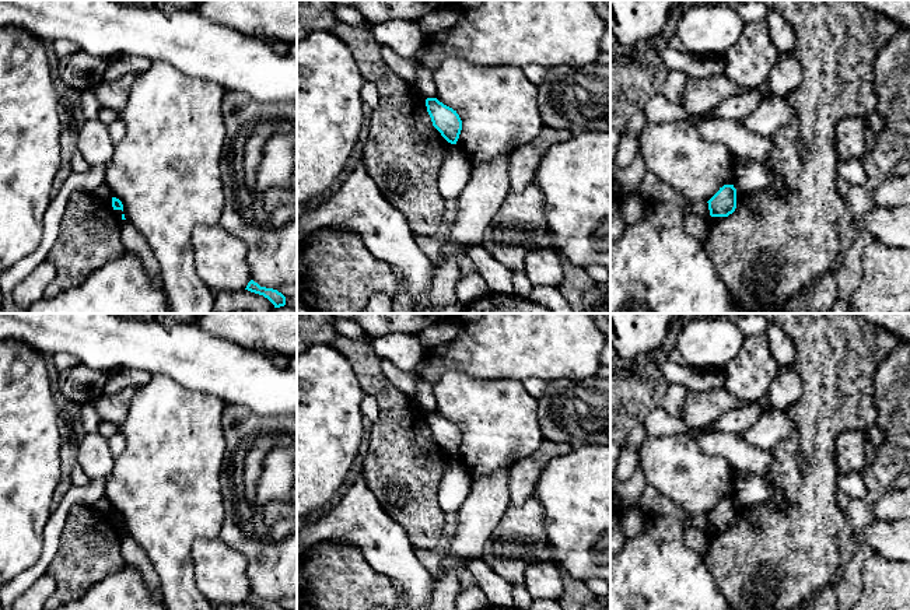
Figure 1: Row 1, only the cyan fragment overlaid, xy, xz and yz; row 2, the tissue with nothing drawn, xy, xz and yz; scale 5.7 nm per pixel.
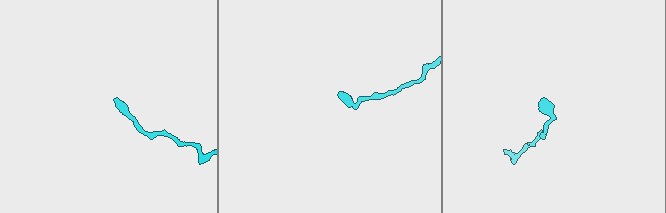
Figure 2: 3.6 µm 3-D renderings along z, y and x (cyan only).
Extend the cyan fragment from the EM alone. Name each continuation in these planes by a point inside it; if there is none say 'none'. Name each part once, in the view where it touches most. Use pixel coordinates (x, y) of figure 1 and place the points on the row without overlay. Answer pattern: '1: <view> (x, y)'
none

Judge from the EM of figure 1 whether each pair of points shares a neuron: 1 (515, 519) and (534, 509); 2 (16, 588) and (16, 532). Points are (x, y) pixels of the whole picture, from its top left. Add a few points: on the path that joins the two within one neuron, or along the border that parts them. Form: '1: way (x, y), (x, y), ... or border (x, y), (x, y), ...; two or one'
1: way (520, 519), (529, 514); one
2: border (41, 554), (31, 565), (14, 577); two

